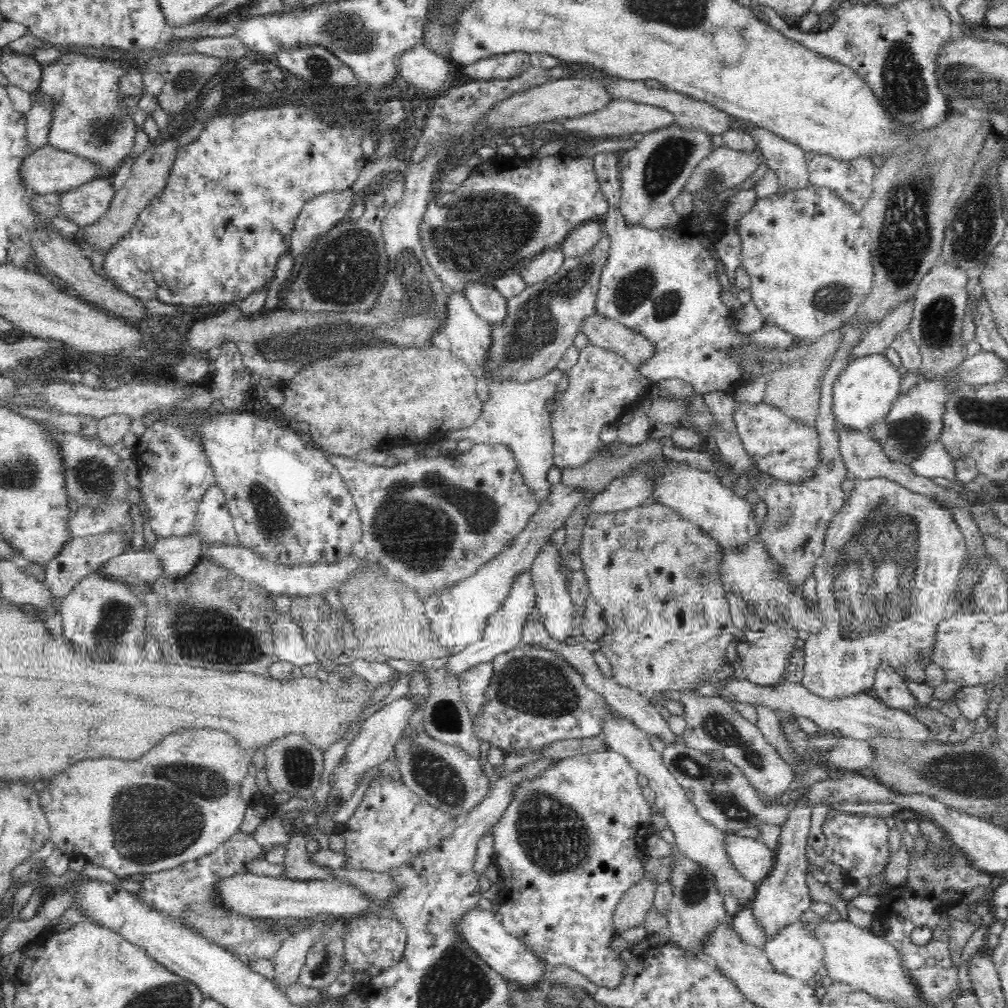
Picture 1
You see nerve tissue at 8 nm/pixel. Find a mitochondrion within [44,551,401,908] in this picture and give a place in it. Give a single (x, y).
(159, 813)

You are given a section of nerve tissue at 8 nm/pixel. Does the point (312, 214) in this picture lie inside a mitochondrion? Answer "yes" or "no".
no

